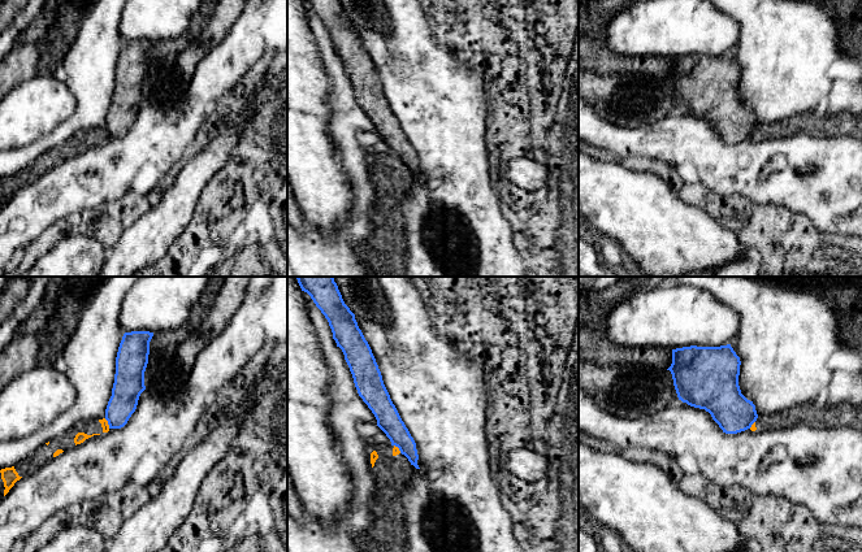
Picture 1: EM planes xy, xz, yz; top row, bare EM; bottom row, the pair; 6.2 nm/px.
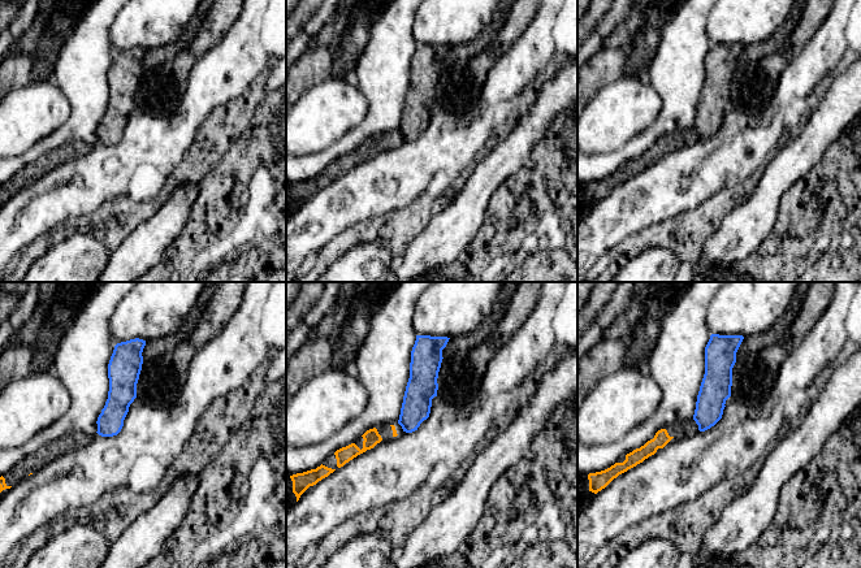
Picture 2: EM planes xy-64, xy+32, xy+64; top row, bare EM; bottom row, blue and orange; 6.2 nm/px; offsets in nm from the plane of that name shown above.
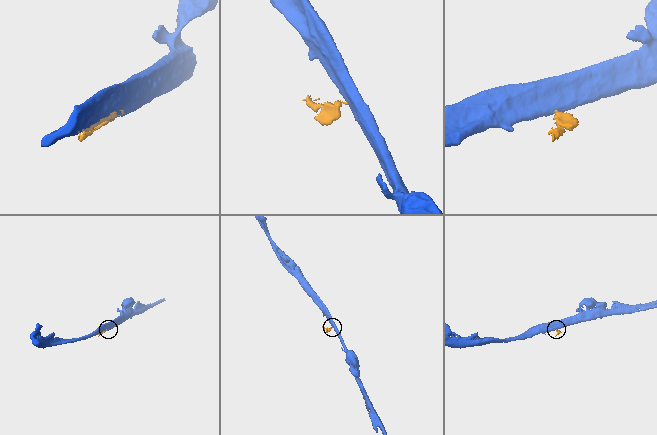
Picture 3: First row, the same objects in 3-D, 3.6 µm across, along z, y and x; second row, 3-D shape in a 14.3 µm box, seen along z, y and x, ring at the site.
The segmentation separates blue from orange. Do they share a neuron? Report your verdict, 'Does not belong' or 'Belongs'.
Does not belong

